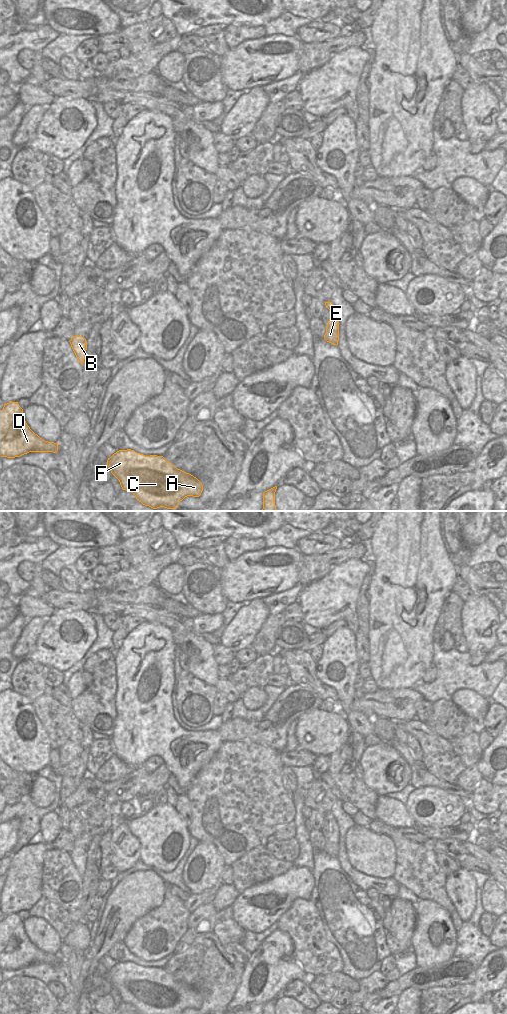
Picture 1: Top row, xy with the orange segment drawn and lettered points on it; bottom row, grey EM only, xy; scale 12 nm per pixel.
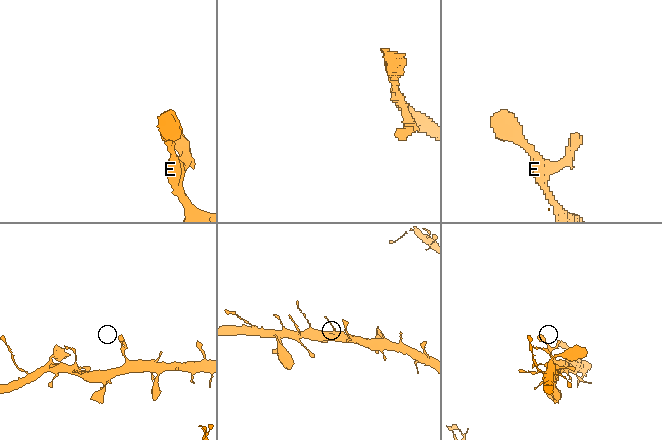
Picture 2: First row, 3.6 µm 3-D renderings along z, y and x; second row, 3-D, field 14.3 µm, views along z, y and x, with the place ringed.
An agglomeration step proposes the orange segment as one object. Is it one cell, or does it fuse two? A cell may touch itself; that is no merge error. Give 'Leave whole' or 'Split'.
Leave whole

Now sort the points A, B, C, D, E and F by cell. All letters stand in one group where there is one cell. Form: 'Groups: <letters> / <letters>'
Groups: A B C D E F

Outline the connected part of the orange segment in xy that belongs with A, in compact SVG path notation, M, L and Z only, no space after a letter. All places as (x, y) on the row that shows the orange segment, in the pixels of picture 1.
M131 449L119 450L108 458L107 466L123 490L133 493L139 502L153 509L175 509L185 497L199 497L203 491L203 485L196 477L177 469L163 456L145 456Z

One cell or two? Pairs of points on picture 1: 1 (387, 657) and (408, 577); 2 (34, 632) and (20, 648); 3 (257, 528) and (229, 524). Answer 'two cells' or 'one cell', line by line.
1: one cell
2: one cell
3: one cell

